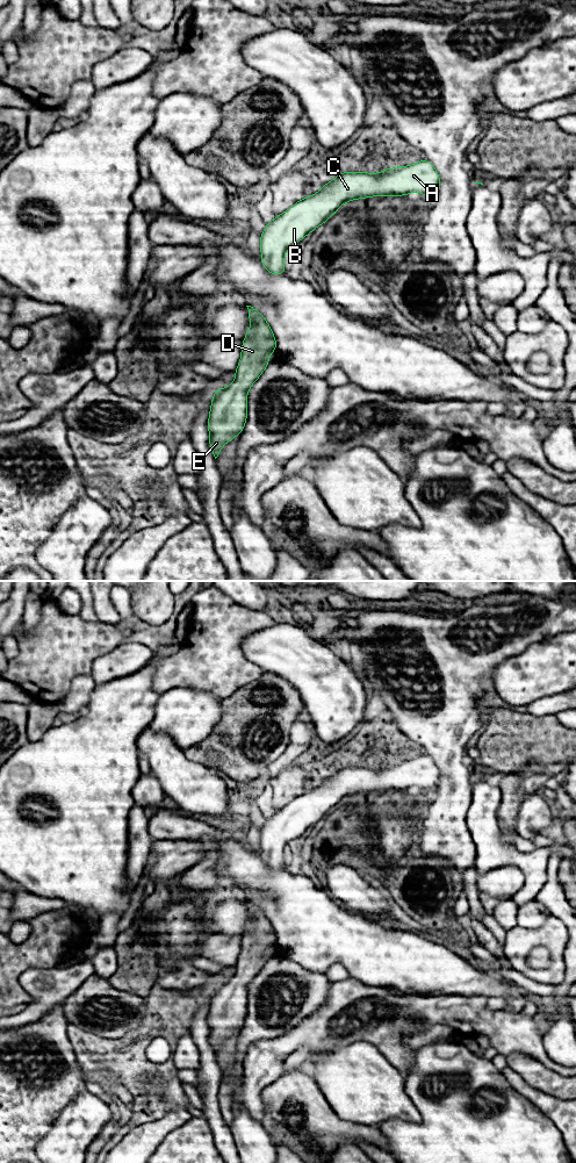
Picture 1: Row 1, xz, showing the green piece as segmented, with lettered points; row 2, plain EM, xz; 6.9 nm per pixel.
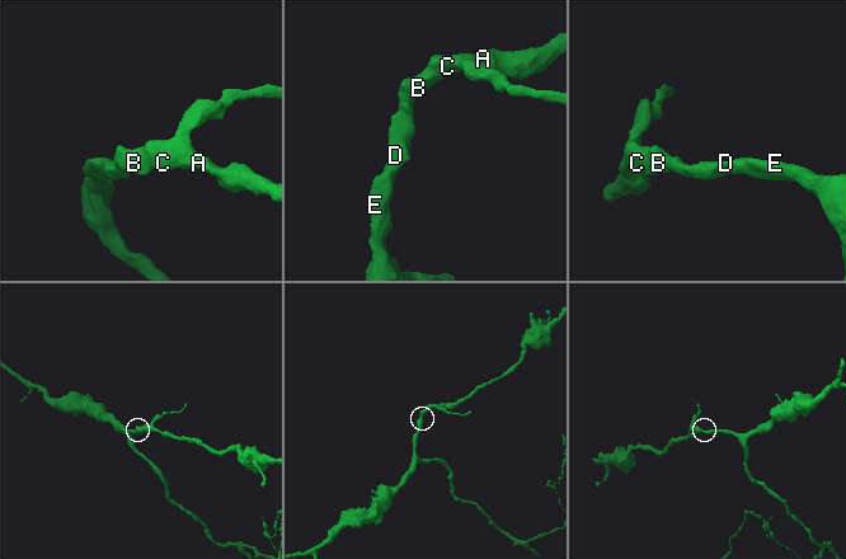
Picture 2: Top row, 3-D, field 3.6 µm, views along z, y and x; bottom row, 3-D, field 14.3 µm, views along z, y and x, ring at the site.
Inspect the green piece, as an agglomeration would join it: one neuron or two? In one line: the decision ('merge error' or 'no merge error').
no merge error

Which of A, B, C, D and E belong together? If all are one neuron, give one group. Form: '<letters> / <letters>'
A B C D E

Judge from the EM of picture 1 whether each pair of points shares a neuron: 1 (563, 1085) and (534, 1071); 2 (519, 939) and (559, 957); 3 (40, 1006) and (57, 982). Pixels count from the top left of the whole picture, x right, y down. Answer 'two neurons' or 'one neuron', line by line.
1: one neuron
2: one neuron
3: one neuron

